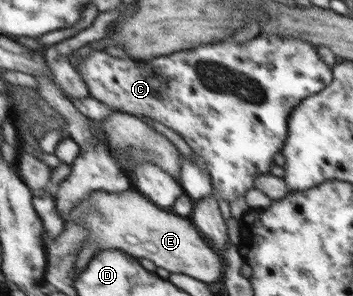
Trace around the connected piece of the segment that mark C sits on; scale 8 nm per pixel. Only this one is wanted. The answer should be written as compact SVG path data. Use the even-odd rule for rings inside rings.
M259 33L252 40L248 42L237 42L233 34L225 36L222 40L216 42L207 42L201 44L196 48L186 49L183 51L173 52L169 55L165 54L162 57L154 57L146 62L121 59L110 54L106 51L97 50L90 55L79 57L77 69L81 79L87 84L89 95L98 99L101 103L116 109L117 112L125 112L135 117L145 116L150 117L154 121L158 121L169 127L171 132L177 133L185 140L189 147L197 153L204 161L204 166L211 173L210 180L213 182L213 193L225 199L225 201L233 201L236 197L245 195L246 191L254 187L254 181L258 175L270 173L271 165L274 163L273 157L280 153L283 149L285 140L287 140L288 119L290 112L294 107L299 105L301 100L313 94L319 93L324 87L330 84L333 79L332 67L321 60L317 54L317 48L309 41L302 40L301 38L290 38L289 36L276 36L275 34Z

